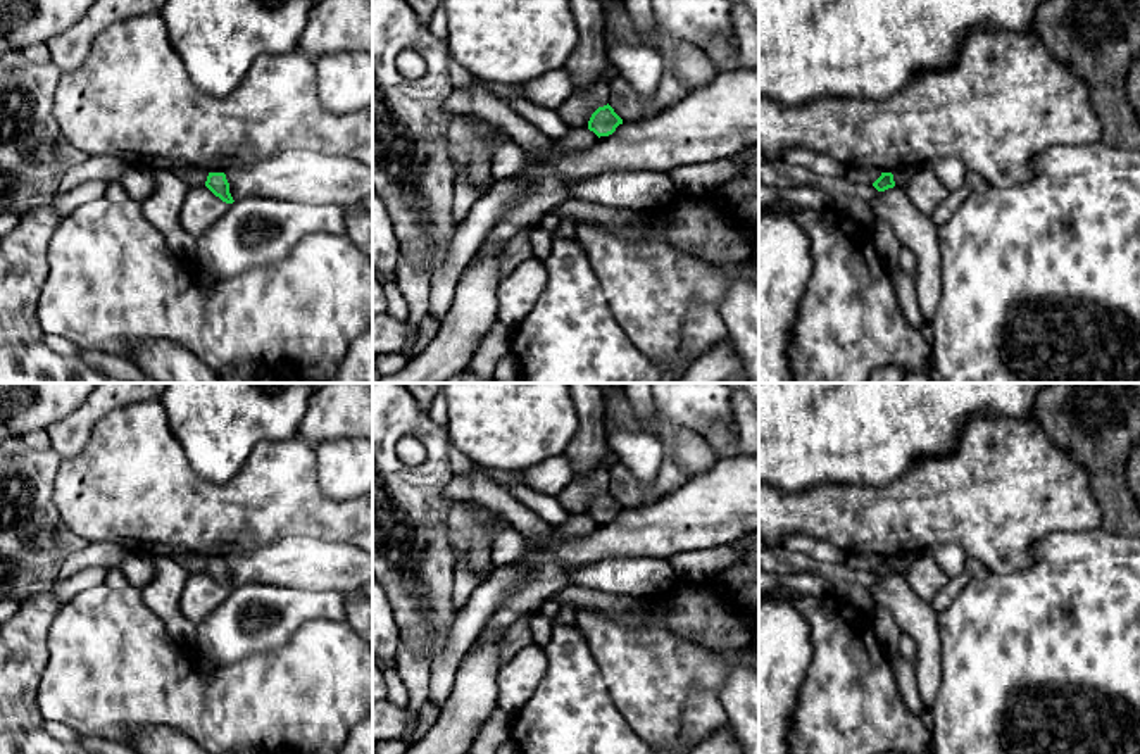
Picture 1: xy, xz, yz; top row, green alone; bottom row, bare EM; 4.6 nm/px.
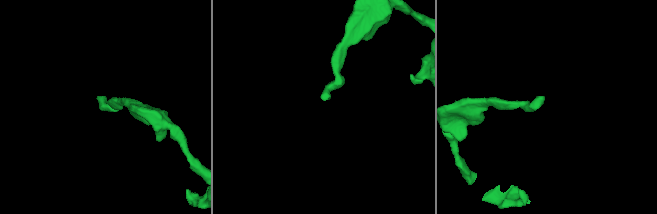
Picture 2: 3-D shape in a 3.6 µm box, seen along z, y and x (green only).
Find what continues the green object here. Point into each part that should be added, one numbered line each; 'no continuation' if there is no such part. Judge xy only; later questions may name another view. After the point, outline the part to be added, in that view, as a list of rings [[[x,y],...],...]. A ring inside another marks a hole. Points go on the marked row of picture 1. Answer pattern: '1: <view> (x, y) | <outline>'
no continuation

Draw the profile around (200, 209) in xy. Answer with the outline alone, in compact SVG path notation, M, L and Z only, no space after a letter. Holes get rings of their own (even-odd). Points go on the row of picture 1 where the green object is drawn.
M191 186L179 210L179 224L195 240L209 231L231 207L207 186Z

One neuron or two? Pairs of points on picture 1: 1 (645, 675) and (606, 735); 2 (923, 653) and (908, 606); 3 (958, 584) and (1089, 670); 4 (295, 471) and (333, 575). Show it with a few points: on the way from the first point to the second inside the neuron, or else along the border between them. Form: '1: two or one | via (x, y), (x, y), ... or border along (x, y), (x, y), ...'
1: two | border along (602, 677), (620, 715), (640, 735)
2: one | via (923, 640), (923, 630), (916, 618)
3: two | border along (971, 578), (939, 615)
4: two | border along (280, 540), (316, 537), (354, 547)

